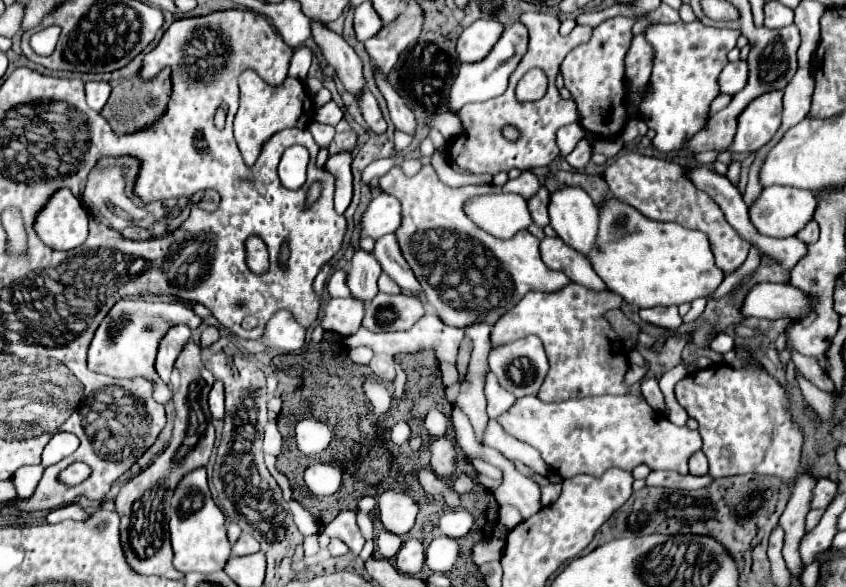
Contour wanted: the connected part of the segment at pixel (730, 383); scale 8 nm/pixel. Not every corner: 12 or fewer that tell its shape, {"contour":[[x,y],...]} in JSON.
{"contour":[[710,365],[676,402],[712,478],[794,480],[804,432],[762,370]]}

